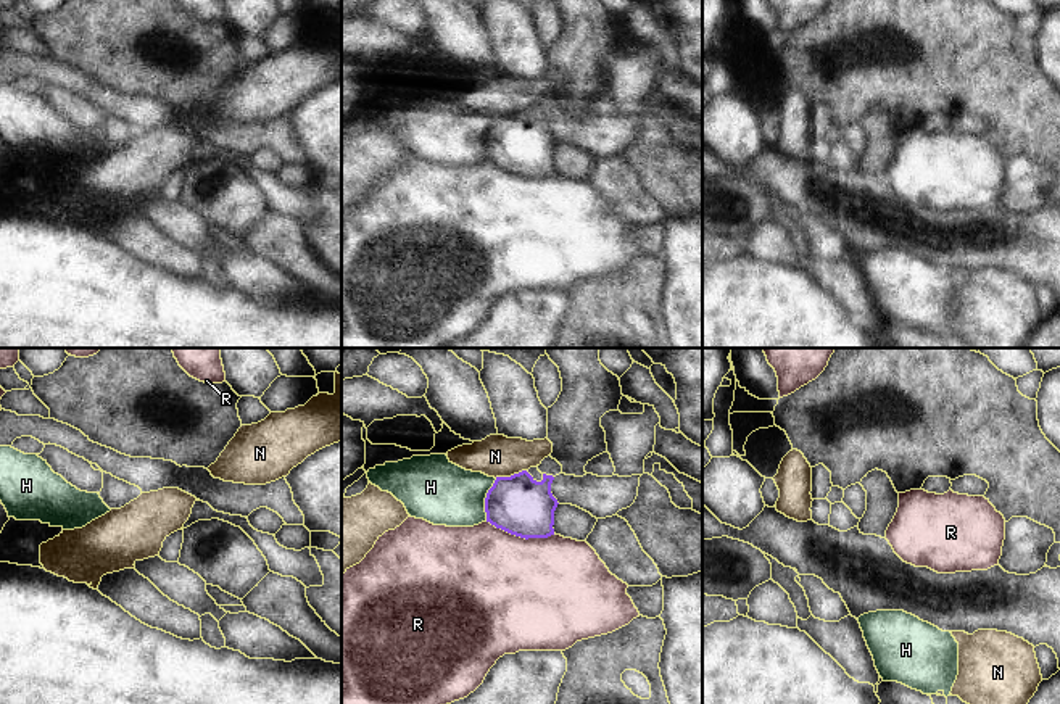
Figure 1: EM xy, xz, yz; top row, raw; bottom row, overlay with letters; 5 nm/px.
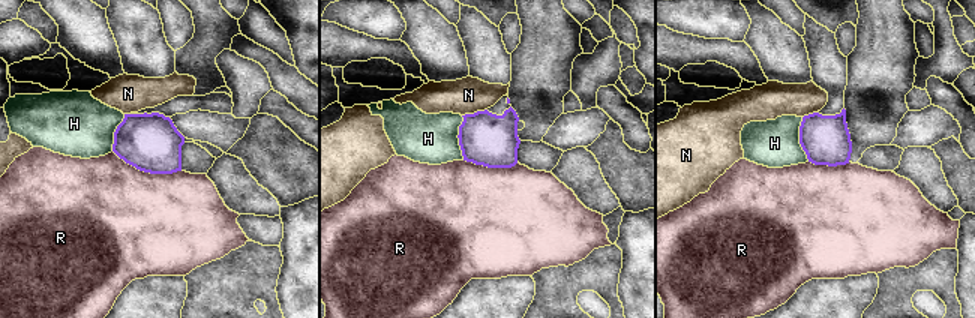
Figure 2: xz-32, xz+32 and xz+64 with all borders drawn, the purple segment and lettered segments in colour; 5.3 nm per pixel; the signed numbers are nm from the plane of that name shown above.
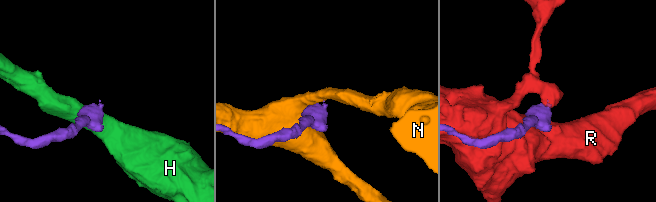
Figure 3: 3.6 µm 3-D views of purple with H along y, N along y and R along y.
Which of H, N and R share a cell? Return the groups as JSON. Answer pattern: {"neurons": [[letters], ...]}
{"neurons": [["H"], ["N"], ["R"]]}

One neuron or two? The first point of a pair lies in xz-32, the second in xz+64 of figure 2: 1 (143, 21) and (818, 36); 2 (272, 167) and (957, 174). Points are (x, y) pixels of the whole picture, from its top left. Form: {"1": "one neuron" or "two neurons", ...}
{"1": "one neuron", "2": "one neuron"}

